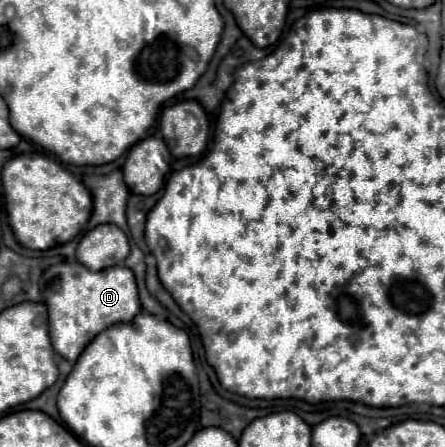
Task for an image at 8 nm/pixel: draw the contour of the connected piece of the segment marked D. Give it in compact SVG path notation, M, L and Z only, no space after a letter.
M59 262L41 274L39 288L49 312L49 336L55 352L75 362L83 348L111 324L133 320L141 312L135 276L127 266L111 266L99 272L79 262Z

